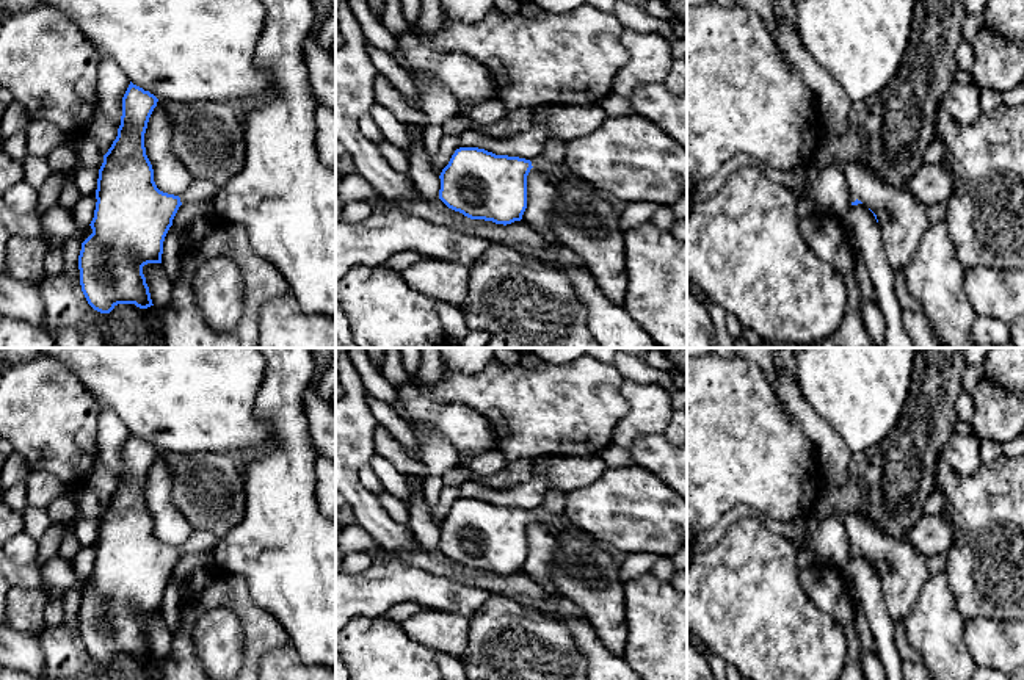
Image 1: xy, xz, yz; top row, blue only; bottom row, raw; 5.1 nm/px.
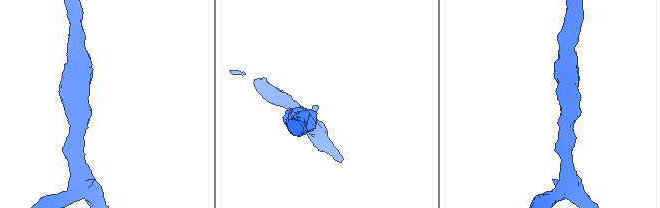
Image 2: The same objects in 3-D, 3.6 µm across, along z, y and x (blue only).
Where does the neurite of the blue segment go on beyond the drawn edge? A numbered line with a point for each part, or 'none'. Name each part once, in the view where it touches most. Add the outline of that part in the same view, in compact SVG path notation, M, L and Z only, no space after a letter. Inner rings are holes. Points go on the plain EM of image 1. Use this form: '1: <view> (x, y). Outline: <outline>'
1: xy (199, 541). Outline: M193 530L187 542L179 547L180 553L205 553L213 552L218 539L207 531L196 531Z

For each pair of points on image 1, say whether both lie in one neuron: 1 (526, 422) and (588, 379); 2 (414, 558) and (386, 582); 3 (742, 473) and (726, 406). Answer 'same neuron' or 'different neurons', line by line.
1: same neuron
2: different neurons
3: same neuron

